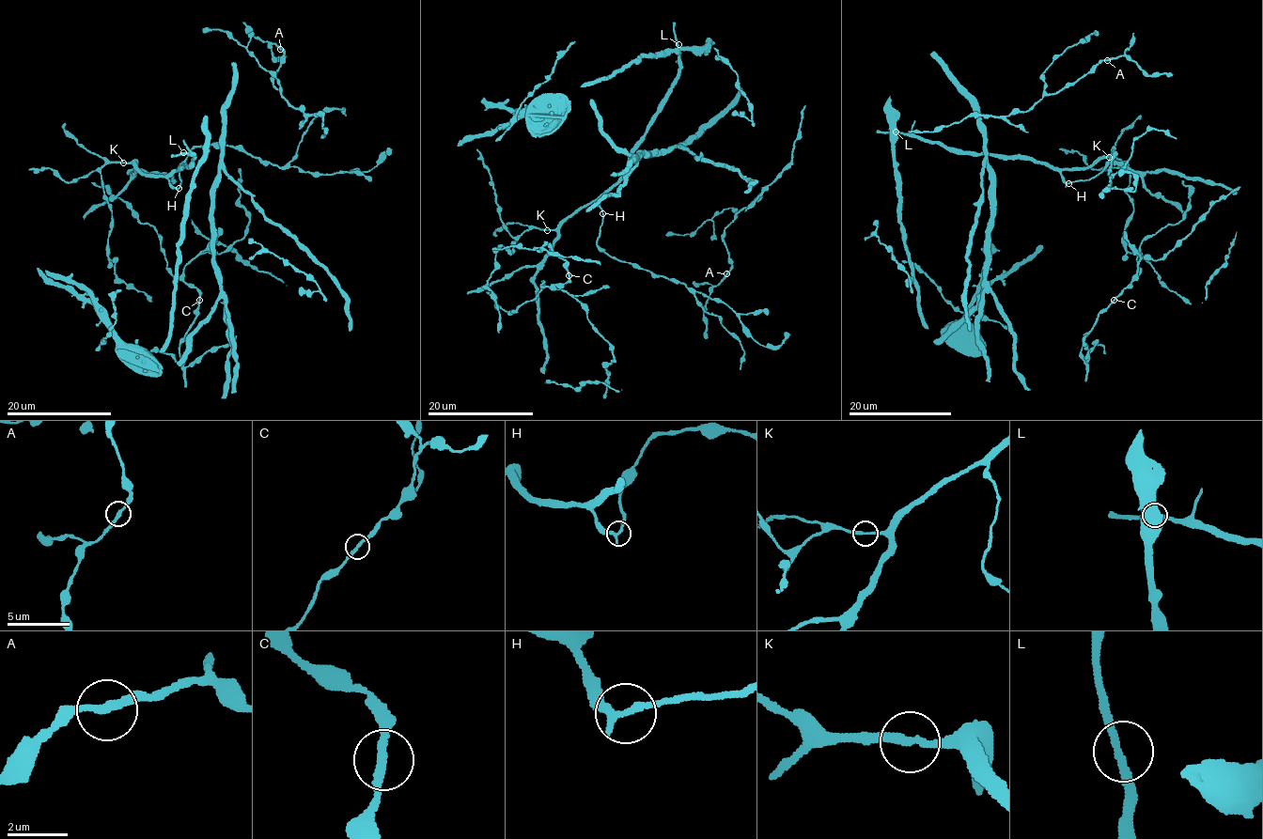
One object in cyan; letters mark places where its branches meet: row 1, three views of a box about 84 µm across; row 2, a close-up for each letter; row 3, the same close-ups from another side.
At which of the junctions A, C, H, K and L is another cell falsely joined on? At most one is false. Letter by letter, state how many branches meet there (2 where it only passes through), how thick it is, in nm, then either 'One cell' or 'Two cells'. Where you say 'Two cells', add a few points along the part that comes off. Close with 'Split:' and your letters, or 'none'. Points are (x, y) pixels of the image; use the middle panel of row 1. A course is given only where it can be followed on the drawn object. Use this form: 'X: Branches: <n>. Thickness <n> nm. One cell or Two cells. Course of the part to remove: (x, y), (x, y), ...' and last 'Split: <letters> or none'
A: Branches: 2. Thickness 240 nm. One cell
C: Branches: 2. Thickness 240 nm. One cell
H: Branches: 2. Thickness 240 nm. One cell
K: Branches: 2. Thickness 220 nm. One cell
L: Branches: 2. Thickness 280 nm. One cell
Split: none

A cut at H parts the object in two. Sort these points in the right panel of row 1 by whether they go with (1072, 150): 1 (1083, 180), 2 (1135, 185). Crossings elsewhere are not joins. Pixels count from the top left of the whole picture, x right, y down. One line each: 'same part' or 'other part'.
1: other part
2: other part

